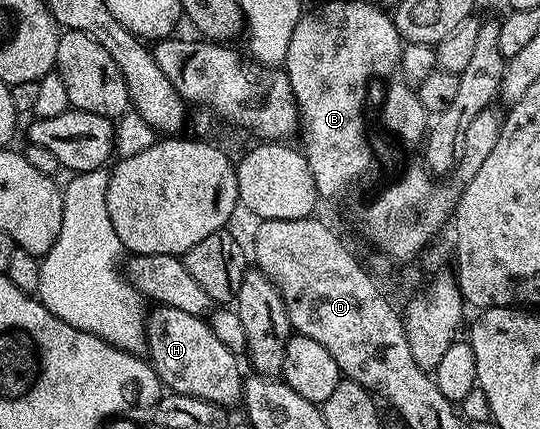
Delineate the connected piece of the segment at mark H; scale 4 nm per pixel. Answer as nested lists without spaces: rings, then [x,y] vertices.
[[[157,305],[145,318],[147,360],[166,390],[191,395],[222,407],[241,400],[243,372],[238,354],[227,351],[205,317],[187,315],[179,307]]]

